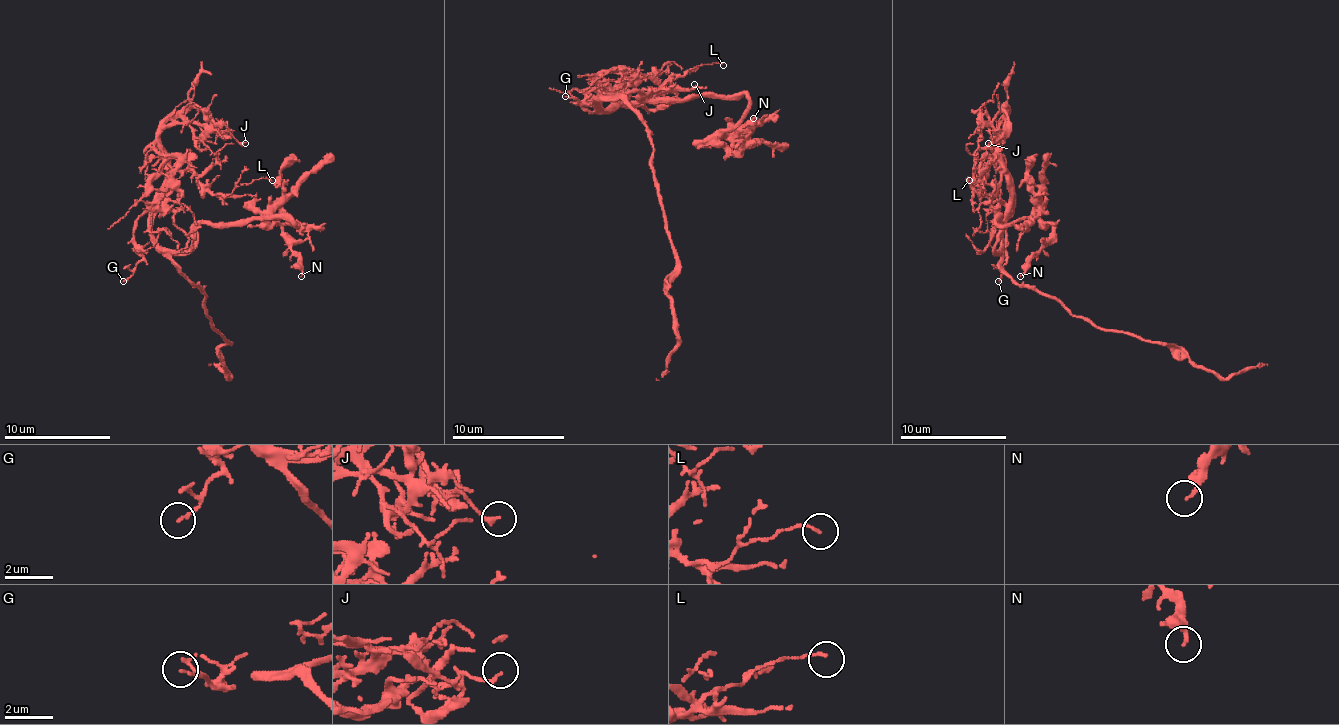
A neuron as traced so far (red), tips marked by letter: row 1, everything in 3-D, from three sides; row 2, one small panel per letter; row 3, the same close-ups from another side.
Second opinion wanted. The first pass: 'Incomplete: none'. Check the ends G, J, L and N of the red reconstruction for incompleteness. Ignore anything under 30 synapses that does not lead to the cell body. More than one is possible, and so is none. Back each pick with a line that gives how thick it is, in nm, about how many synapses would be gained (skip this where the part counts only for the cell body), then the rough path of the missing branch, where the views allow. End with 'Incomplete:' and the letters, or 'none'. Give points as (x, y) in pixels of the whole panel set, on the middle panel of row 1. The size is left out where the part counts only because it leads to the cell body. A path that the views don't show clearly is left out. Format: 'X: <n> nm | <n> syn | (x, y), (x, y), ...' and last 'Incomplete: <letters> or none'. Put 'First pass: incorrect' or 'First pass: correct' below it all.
Incomplete: none
First pass: correct

